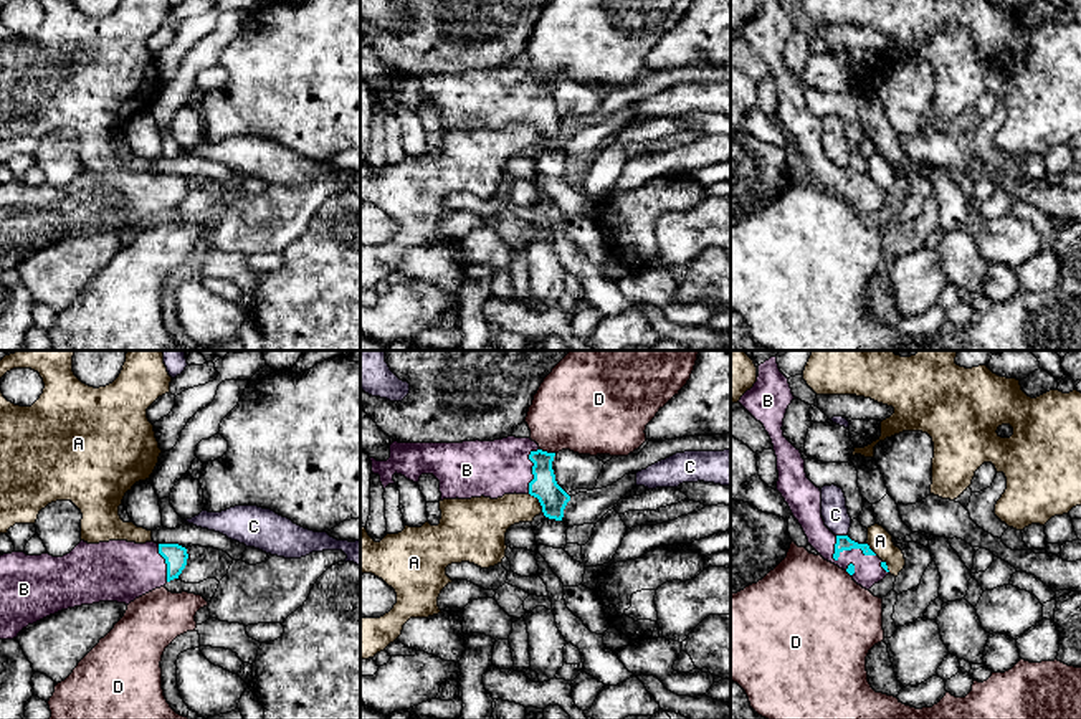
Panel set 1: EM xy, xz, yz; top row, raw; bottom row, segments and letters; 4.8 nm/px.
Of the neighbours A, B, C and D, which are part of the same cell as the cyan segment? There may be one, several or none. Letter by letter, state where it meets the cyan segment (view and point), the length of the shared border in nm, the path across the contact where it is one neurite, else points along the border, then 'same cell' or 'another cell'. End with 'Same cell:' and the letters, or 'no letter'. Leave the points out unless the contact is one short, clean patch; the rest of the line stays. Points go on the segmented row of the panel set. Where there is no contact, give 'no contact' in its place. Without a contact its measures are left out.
A: contact xz (539, 501); length 130 nm; another cell
B: contact yz (843, 549); length 220 nm; way yz (843, 542), (843, 549), (868, 571); same cell
C: contact yz (842, 536); length 60 nm; border yz (837, 534), (847, 536); another cell
D: contact xz (546, 452); length 80 nm; another cell
Same cell: B

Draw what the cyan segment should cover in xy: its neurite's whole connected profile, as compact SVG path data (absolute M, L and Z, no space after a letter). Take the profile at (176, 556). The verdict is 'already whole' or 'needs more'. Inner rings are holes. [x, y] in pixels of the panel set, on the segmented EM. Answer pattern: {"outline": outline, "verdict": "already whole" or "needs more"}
{"outline": "M81 540L63 557L53 557L48 552L41 555L3 554L0 555L0 640L13 640L28 625L61 610L99 602L129 605L179 579L187 559L187 549L179 544L136 544L127 540L99 544Z", "verdict": "needs more"}

